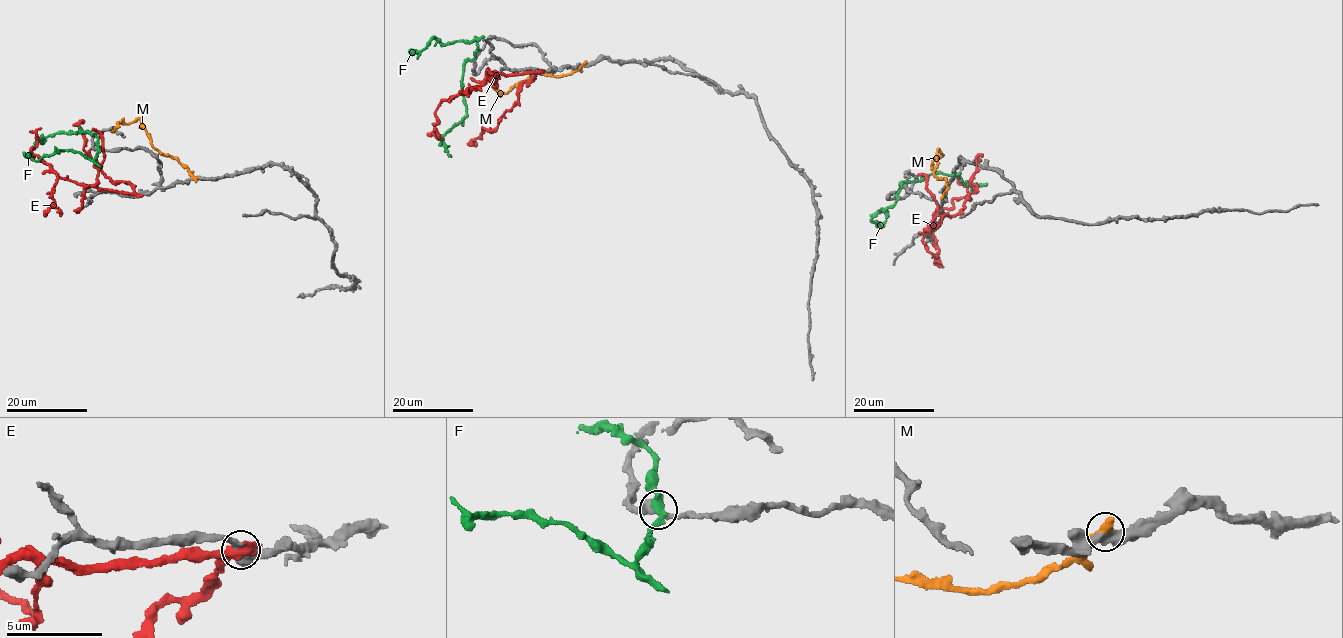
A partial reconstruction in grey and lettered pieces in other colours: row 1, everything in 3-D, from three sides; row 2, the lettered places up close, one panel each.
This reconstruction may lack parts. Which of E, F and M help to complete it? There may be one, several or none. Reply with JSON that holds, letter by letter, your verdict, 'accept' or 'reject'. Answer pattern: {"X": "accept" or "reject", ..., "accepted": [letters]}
{"E": "reject", "F": "reject", "M": "reject", "accepted": []}

